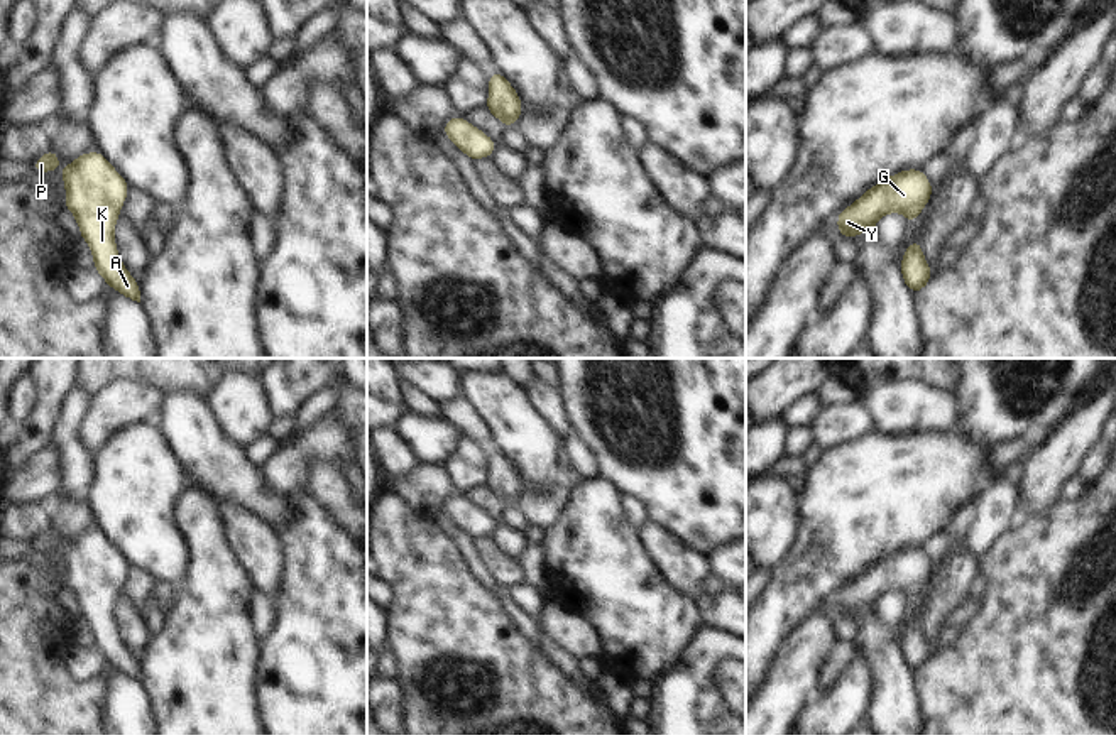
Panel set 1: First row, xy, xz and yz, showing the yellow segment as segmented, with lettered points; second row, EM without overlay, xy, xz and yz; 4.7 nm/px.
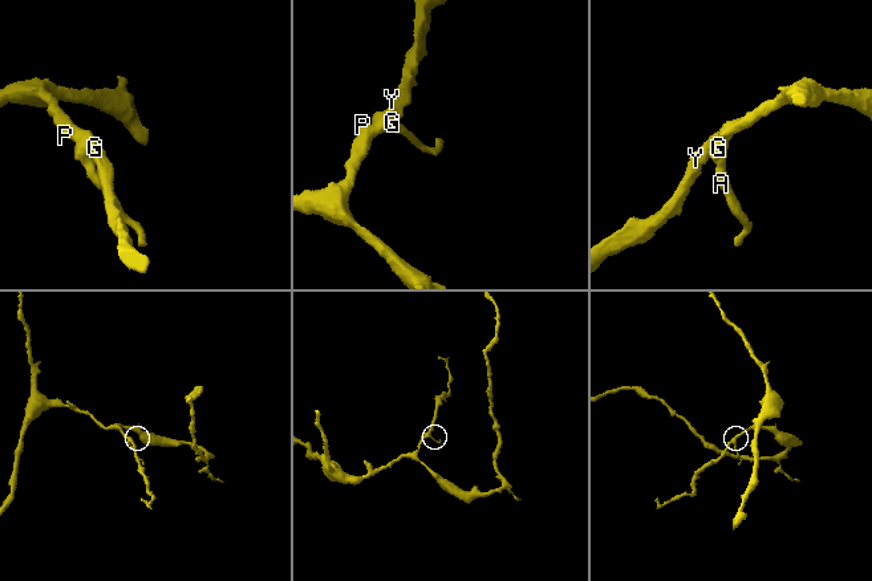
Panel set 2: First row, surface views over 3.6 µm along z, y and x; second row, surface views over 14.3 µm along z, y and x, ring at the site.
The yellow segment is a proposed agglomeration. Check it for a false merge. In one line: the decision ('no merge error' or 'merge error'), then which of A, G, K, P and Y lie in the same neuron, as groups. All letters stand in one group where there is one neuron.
no merge error | A G K P Y

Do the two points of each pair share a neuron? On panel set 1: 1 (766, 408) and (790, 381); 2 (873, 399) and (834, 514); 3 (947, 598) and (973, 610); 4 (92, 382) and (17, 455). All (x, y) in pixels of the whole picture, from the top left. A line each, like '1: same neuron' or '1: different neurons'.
1: same neuron
2: different neurons
3: different neurons
4: different neurons

